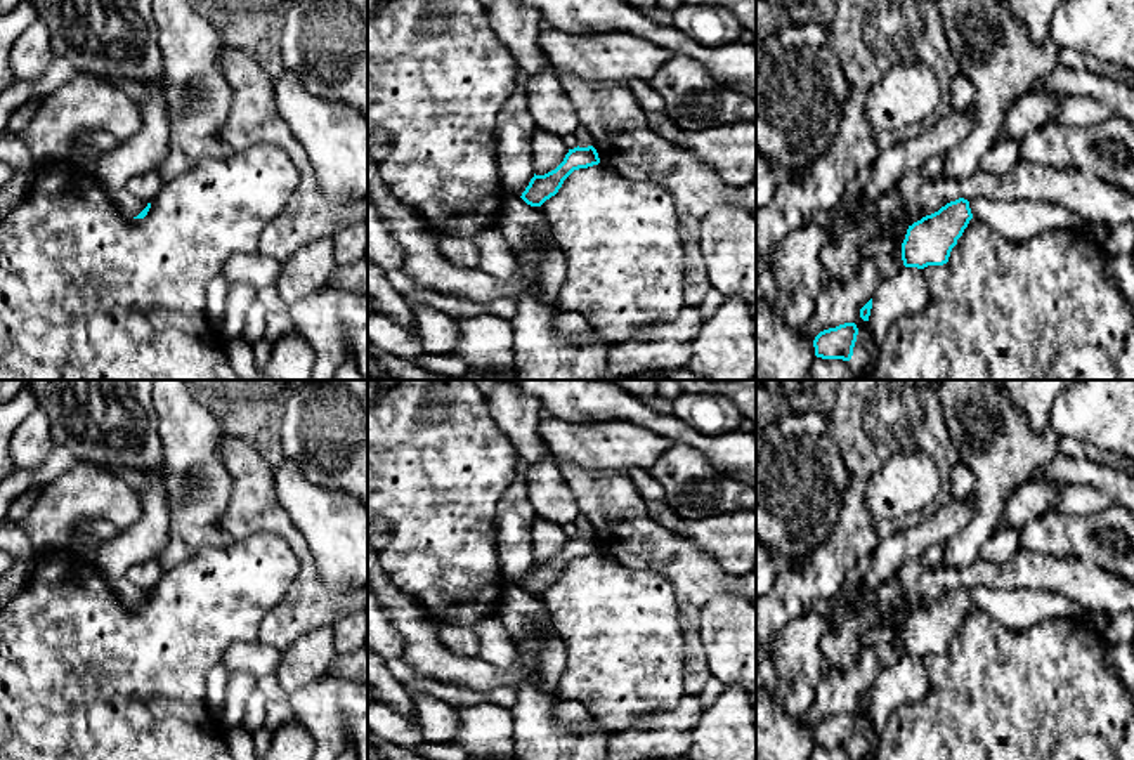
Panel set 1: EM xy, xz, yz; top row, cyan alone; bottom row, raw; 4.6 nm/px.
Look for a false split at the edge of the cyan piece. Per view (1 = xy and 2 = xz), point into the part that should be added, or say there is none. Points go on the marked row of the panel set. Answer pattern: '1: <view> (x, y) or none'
1: none
2: none

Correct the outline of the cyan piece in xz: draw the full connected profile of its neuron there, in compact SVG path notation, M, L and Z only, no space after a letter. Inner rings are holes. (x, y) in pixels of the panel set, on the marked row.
M593 146L569 149L564 161L544 175L531 179L529 186L522 193L522 200L531 206L541 206L546 200L555 196L562 187L564 180L579 168L598 165L600 158Z

